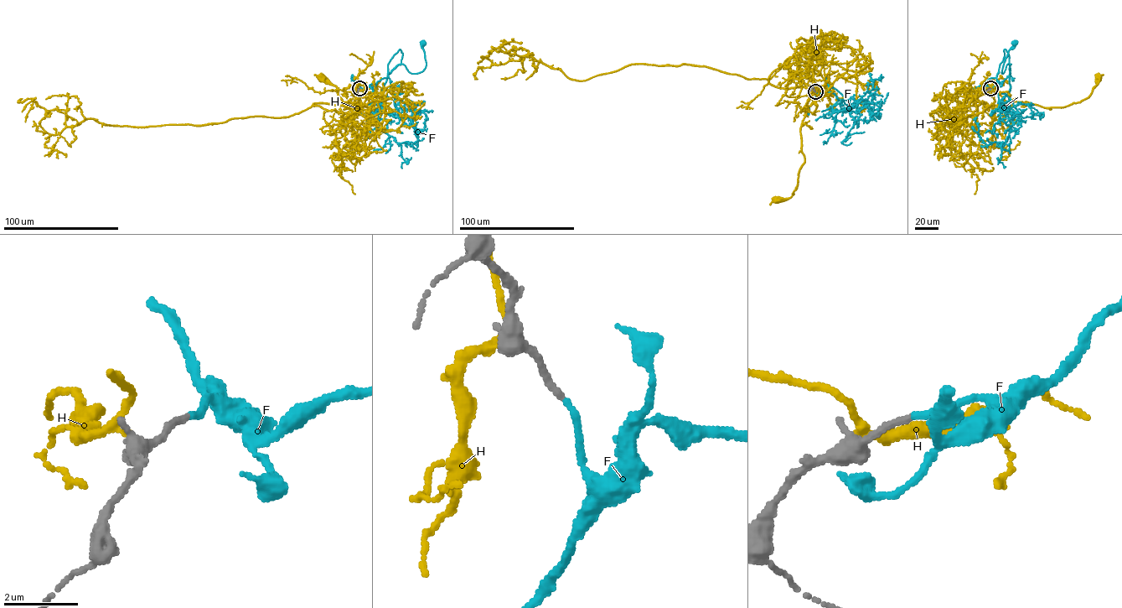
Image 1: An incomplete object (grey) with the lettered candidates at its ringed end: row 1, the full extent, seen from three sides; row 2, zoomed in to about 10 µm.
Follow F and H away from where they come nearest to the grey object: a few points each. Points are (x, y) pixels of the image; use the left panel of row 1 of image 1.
F: (359, 88), (388, 78), (388, 64), (400, 49), (400, 64), (412, 73), (421, 72), (426, 63), (423, 43)
H: (358, 89), (358, 101), (363, 106), (350, 101), (345, 102), (346, 107), (338, 89), (321, 78)

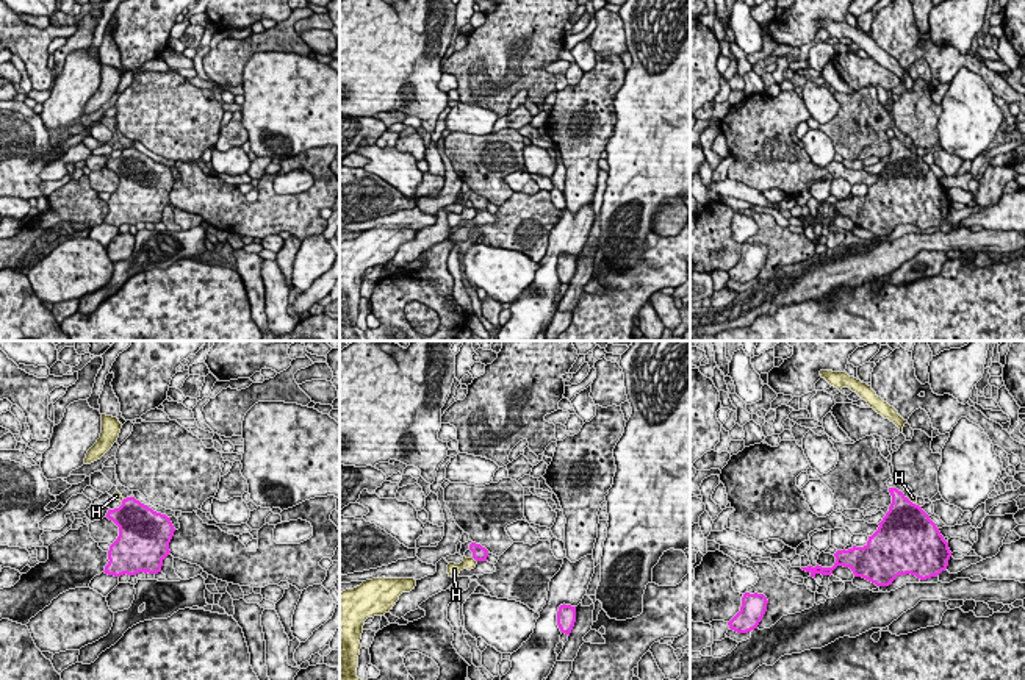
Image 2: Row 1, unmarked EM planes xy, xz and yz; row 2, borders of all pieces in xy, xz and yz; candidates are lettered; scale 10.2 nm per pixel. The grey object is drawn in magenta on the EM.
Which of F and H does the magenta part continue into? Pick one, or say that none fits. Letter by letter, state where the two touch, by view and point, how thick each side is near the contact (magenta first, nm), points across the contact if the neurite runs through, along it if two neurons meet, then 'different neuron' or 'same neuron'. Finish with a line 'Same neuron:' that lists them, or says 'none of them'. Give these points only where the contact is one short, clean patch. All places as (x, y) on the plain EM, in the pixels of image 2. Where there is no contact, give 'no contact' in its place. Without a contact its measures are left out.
F: no contact | same neuron
H: xz (474, 208) | 160/130 nm | along xz (473, 207), (476, 211) | different neuron
Same neuron: F

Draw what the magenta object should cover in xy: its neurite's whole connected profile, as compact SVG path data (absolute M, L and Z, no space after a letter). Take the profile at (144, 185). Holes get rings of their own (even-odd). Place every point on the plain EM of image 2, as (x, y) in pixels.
M127 147L119 158L108 159L106 167L119 177L119 186L110 195L110 211L103 222L114 227L161 222L175 181L171 167L135 147Z

